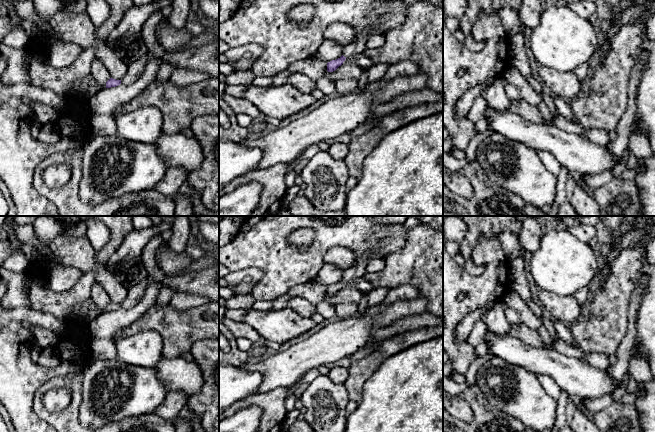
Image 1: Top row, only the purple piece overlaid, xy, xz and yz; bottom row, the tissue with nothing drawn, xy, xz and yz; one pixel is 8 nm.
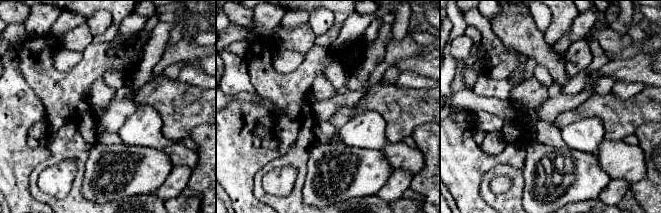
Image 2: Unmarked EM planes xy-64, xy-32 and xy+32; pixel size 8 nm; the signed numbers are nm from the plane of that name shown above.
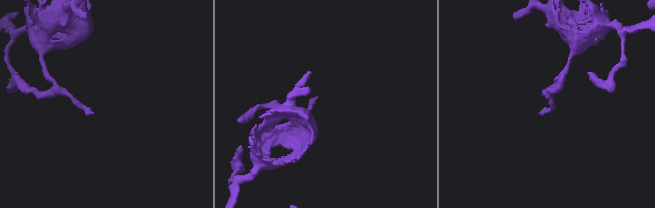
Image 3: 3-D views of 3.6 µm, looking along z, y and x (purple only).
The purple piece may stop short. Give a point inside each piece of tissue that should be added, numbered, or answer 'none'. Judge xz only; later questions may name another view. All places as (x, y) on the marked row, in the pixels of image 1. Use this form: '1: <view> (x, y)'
1: xz (358, 46)

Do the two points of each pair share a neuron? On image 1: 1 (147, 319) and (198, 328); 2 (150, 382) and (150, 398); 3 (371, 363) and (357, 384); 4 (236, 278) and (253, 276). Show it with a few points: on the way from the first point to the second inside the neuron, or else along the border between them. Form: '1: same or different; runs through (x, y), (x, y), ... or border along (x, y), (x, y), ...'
1: same; runs through (160, 319), (168, 321), (176, 327), (185, 327)
2: same; runs through (150, 386), (150, 394)
3: same; runs through (366, 368), (357, 379)
4: same; runs through (240, 276), (249, 276)

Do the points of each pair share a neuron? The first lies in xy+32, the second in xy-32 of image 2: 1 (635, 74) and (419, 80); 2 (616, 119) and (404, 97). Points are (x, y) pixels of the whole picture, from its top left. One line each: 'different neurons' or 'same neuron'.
1: different neurons
2: same neuron

